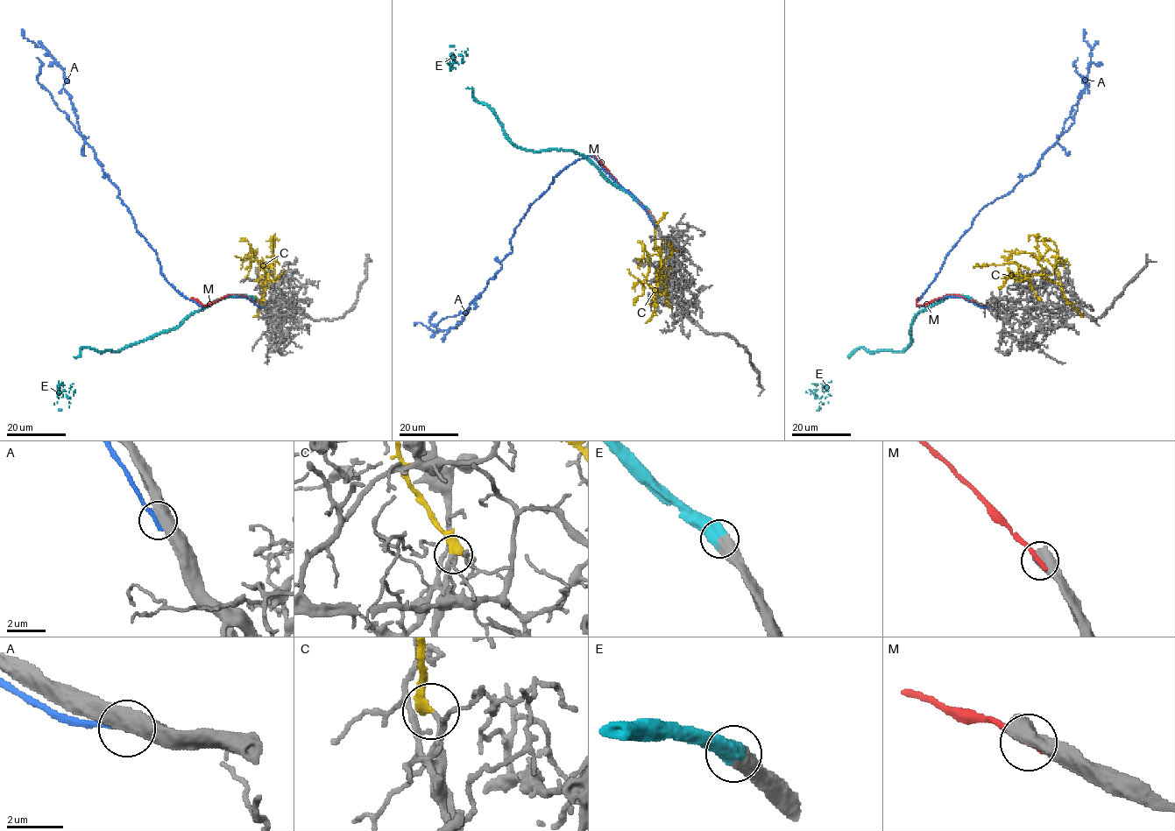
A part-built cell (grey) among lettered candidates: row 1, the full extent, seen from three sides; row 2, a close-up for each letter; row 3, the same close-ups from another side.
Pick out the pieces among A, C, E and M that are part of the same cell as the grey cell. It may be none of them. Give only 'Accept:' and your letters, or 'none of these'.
Accept: E

